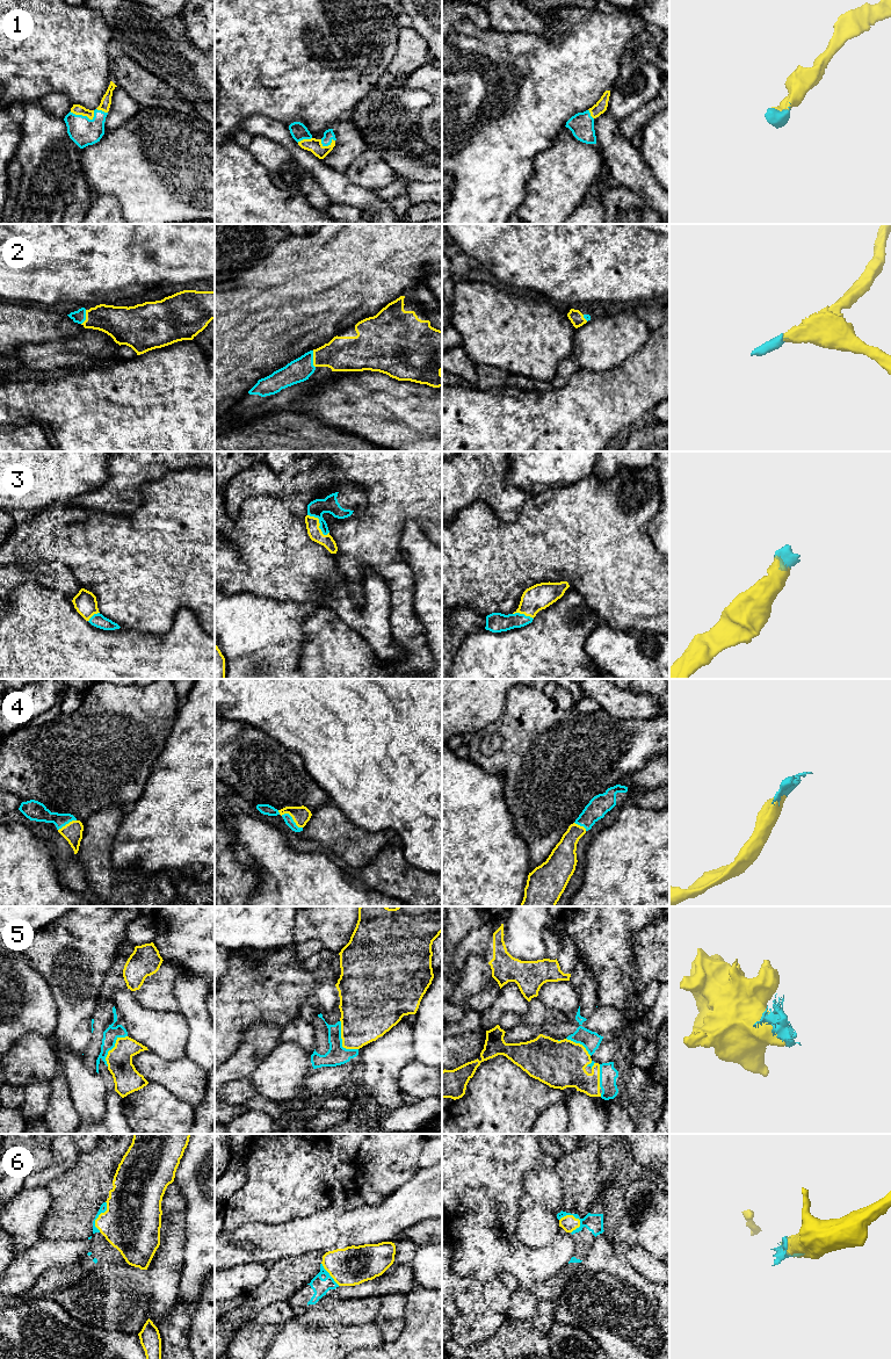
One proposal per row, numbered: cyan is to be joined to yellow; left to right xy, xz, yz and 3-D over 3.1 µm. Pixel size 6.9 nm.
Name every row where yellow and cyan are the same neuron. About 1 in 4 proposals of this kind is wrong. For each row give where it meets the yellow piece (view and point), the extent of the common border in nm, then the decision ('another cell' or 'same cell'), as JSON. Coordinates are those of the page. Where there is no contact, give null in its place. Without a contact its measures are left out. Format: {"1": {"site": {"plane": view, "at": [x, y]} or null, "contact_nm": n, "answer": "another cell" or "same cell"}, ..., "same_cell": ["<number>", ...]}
{"1": {"site": {"plane": "xy", "at": [82, 115]}, "contact_nm": 180, "answer": "same cell"}, "2": {"site": {"plane": "xz", "at": [313, 359]}, "contact_nm": 120, "answer": "same cell"}, "3": {"site": {"plane": "xz", "at": [319, 523]}, "contact_nm": 200, "answer": "same cell"}, "4": {"site": {"plane": "xz", "at": [290, 815]}, "contact_nm": 220, "answer": "same cell"}, "5": {"site": {"plane": "xz", "at": [342, 1041]}, "contact_nm": 240, "answer": "same cell"}, "6": {"site": {"plane": "yz", "at": [572, 1215]}, "contact_nm": 160, "answer": "another cell"}, "same_cell": ["1", "2", "3", "4", "5"]}

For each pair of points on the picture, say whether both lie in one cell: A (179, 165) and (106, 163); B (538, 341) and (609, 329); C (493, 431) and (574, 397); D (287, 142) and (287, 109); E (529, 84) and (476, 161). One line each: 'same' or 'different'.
A: same
B: different
C: same
D: different
E: same

